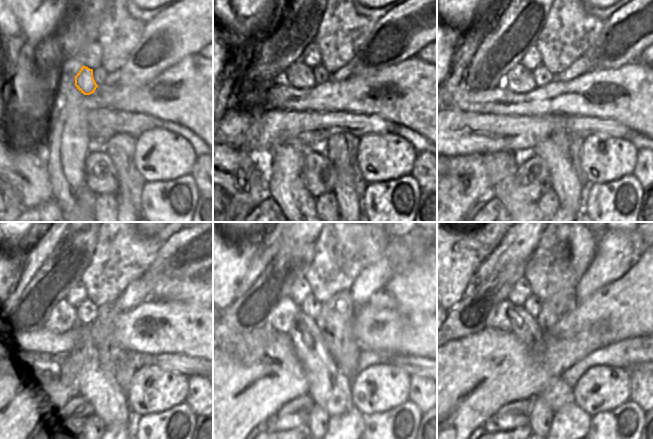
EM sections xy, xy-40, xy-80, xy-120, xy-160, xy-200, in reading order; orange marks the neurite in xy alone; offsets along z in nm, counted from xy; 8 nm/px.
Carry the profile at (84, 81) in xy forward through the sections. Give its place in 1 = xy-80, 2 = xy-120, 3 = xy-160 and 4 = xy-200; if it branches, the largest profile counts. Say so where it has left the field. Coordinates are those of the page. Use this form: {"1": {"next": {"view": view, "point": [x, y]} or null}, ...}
{"1": {"next": {"view": "xy-80", "point": [519, 80]}}, "2": {"next": {"view": "xy-120", "point": [63, 317]}}, "3": {"next": {"view": "xy-160", "point": [281, 318]}}, "4": {"next": {"view": "xy-200", "point": [499, 319]}}}

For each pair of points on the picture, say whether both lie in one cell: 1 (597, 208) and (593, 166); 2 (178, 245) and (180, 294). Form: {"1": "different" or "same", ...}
{"1": "different", "2": "different"}

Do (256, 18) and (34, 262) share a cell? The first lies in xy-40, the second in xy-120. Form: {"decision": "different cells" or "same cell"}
{"decision": "different cells"}

